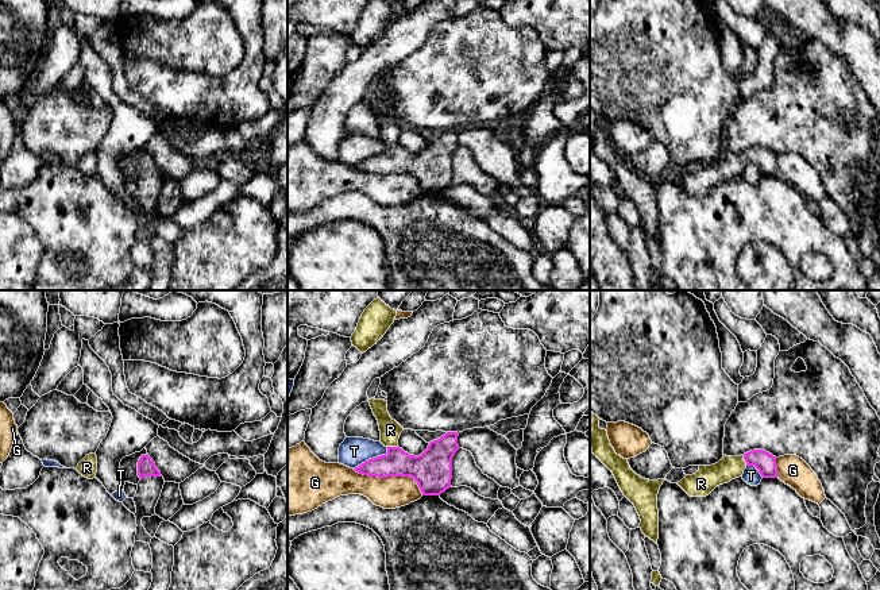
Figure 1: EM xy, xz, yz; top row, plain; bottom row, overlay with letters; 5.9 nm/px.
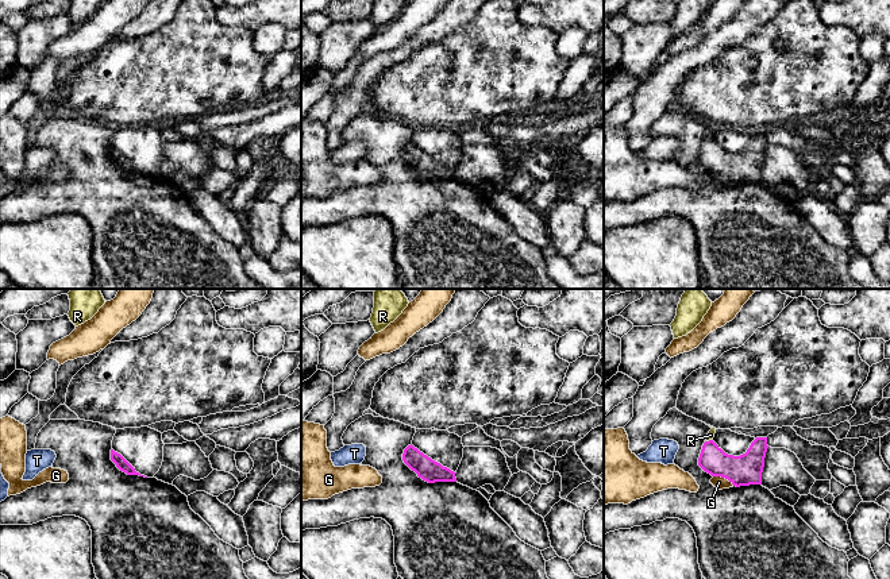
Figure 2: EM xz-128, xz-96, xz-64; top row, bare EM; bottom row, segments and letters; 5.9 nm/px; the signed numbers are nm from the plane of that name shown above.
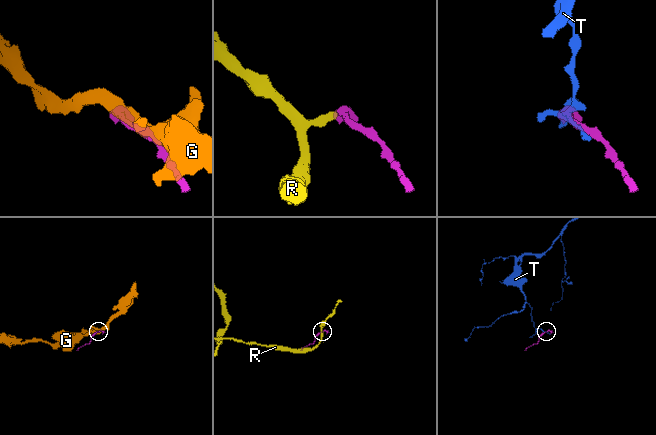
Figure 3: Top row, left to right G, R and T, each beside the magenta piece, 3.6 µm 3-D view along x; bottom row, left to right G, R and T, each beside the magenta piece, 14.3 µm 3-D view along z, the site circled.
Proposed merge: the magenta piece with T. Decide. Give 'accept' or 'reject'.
reject

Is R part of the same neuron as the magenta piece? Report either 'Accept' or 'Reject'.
Accept

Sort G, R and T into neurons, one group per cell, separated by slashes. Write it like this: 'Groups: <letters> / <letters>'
Groups: G / R / T

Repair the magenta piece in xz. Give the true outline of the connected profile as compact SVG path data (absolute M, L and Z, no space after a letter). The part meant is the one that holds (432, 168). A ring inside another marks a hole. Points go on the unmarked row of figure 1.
M368 97L381 128L381 140L387 146L386 153L366 158L354 167L359 171L378 176L410 174L422 193L440 193L451 185L452 155L459 147L458 130L447 130L429 140L418 154L409 153L398 144L404 126L390 115L387 99Z

